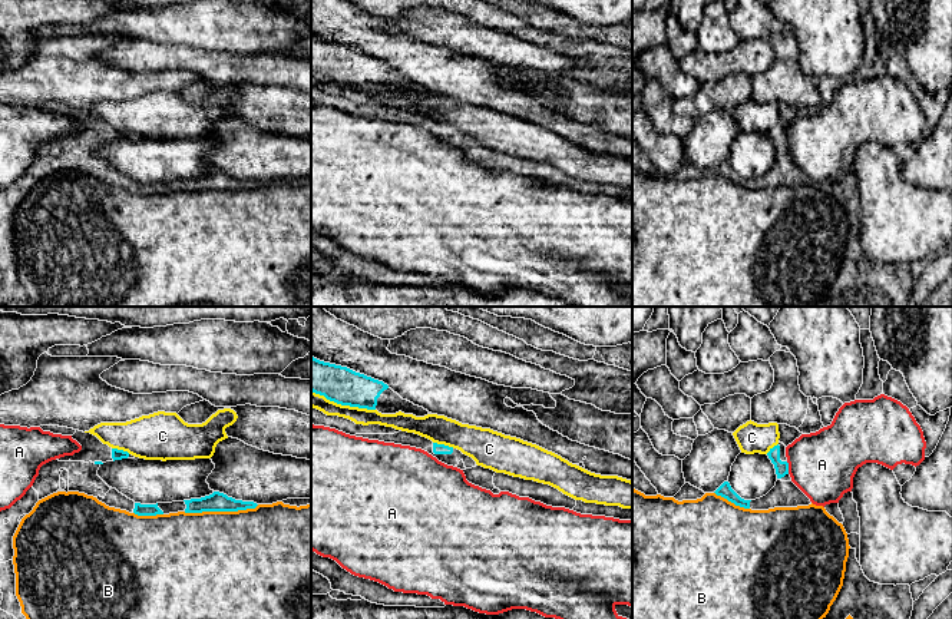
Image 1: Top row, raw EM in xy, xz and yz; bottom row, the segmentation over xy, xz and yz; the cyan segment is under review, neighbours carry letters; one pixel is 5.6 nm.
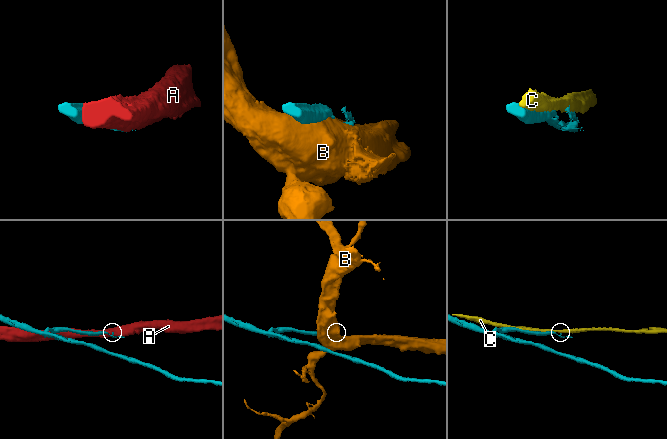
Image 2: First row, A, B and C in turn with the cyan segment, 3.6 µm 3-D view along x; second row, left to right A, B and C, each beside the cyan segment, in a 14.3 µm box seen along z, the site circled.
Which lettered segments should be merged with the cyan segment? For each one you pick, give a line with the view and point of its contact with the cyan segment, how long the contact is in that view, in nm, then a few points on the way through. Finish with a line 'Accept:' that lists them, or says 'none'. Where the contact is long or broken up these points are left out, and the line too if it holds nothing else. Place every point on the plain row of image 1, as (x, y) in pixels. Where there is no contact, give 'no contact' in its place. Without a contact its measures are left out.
Accept: none

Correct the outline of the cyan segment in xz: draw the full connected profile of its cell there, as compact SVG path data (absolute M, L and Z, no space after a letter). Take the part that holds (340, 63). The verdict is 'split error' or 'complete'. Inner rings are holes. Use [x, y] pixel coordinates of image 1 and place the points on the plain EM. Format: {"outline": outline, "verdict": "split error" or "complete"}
{"outline": "M311 36L311 70L341 85L377 89L381 93L399 90L416 96L432 93L403 79L383 60L314 36Z", "verdict": "split error"}

